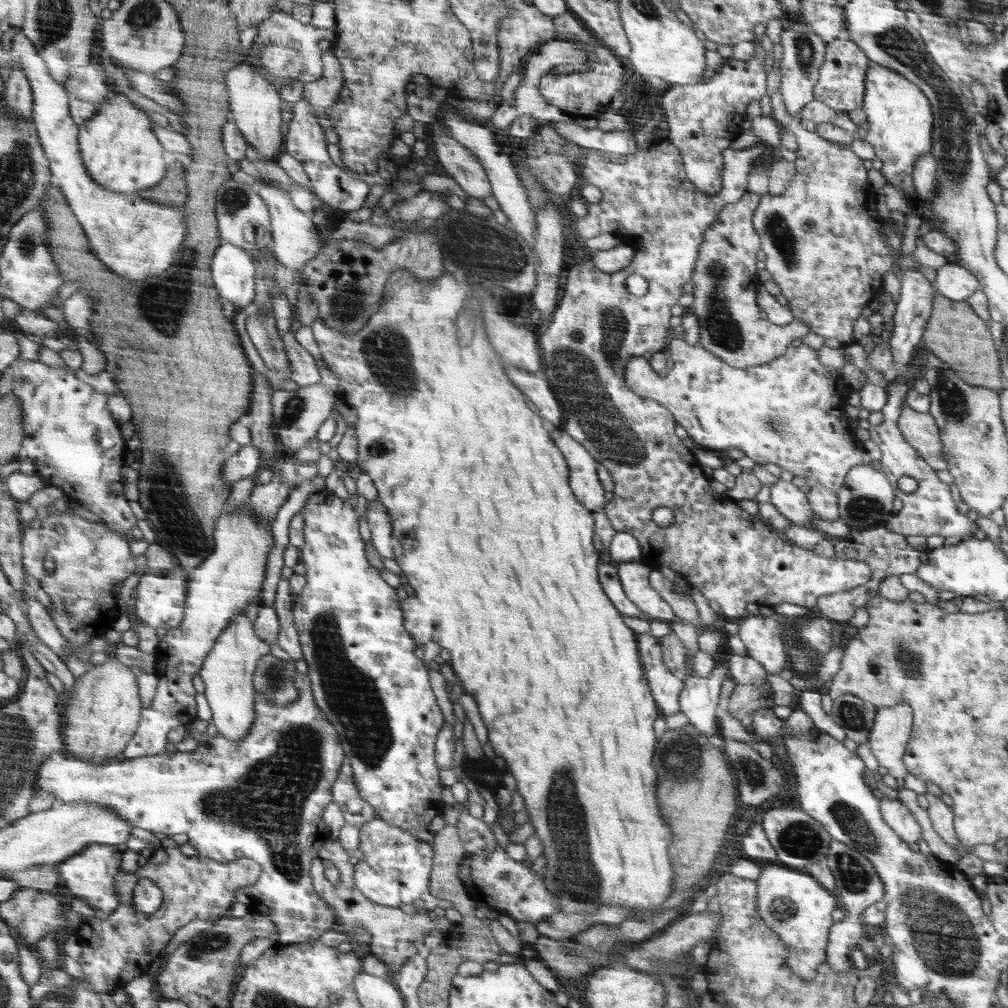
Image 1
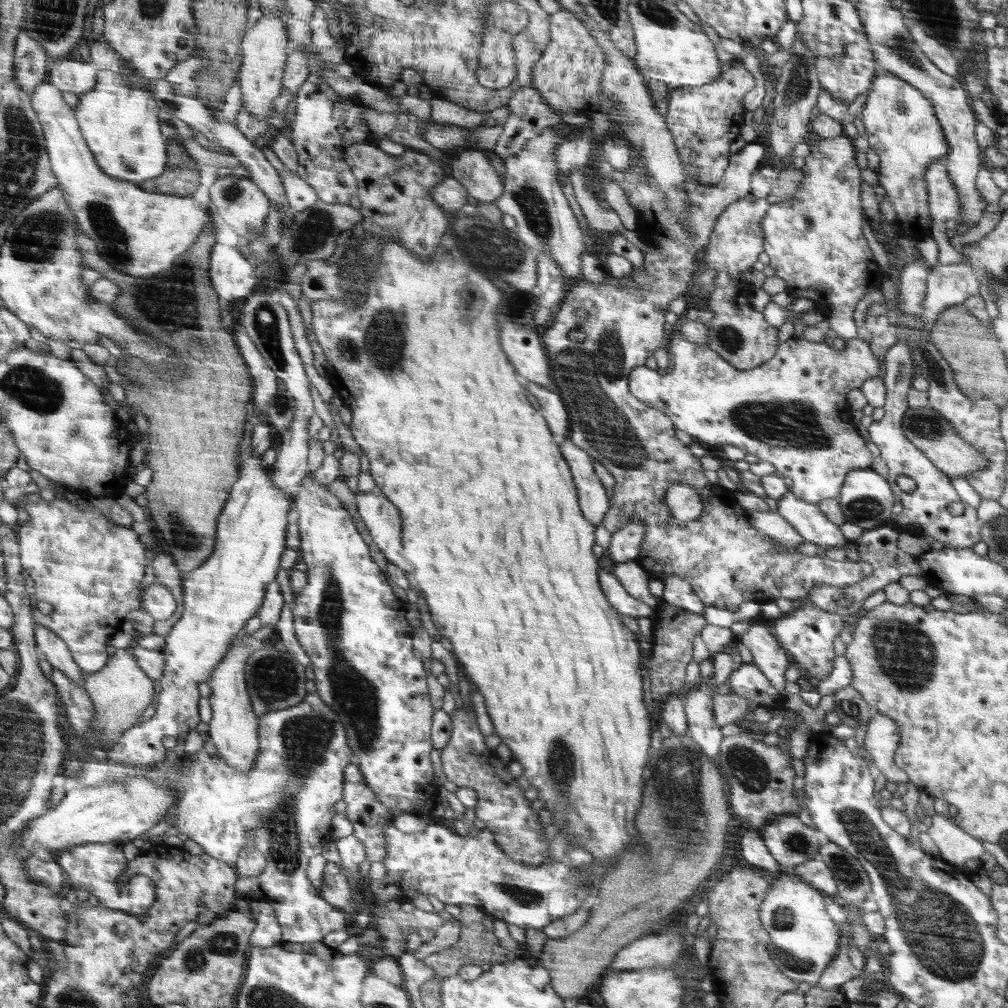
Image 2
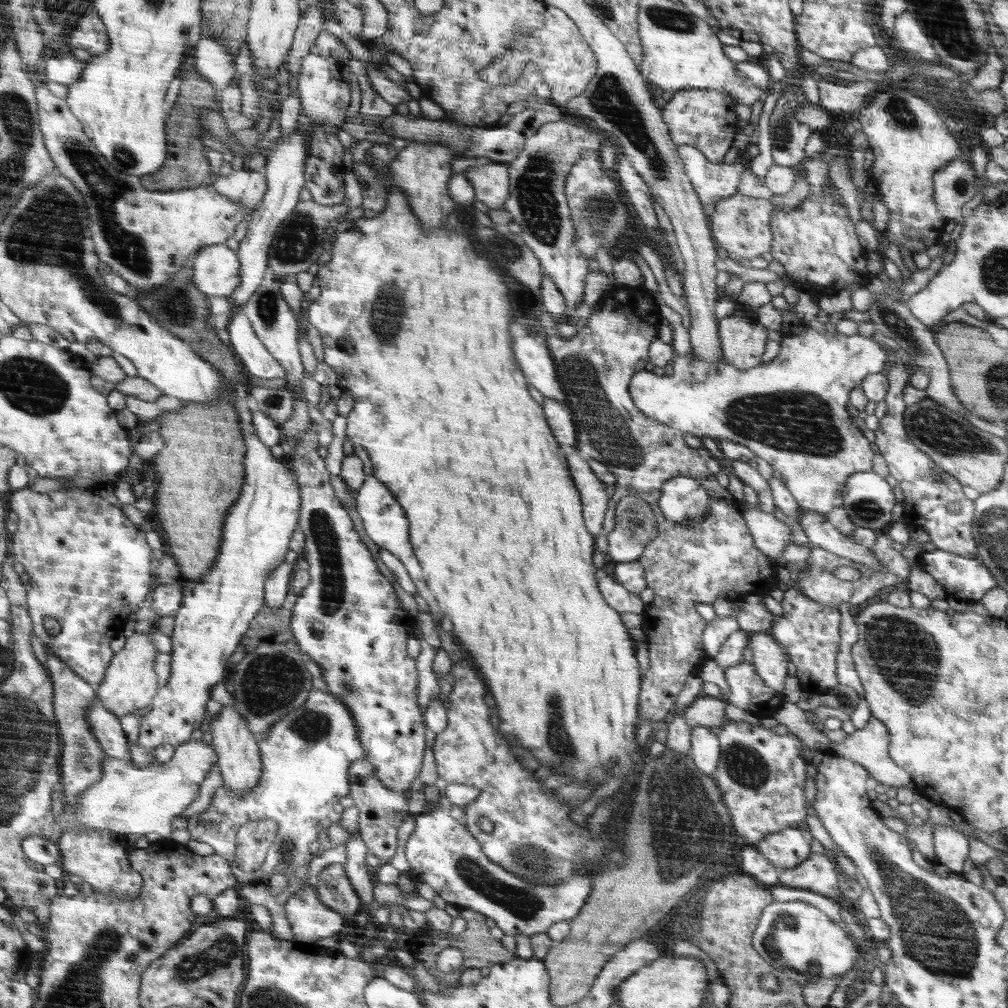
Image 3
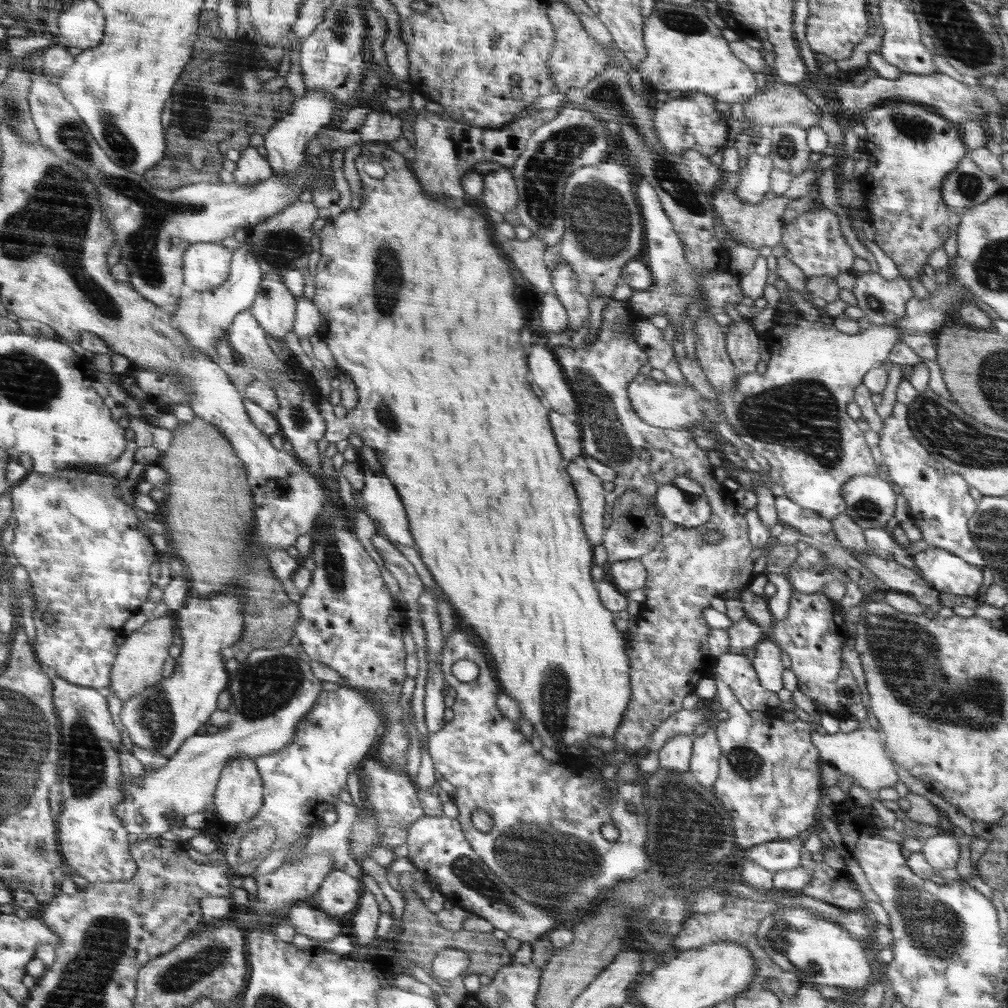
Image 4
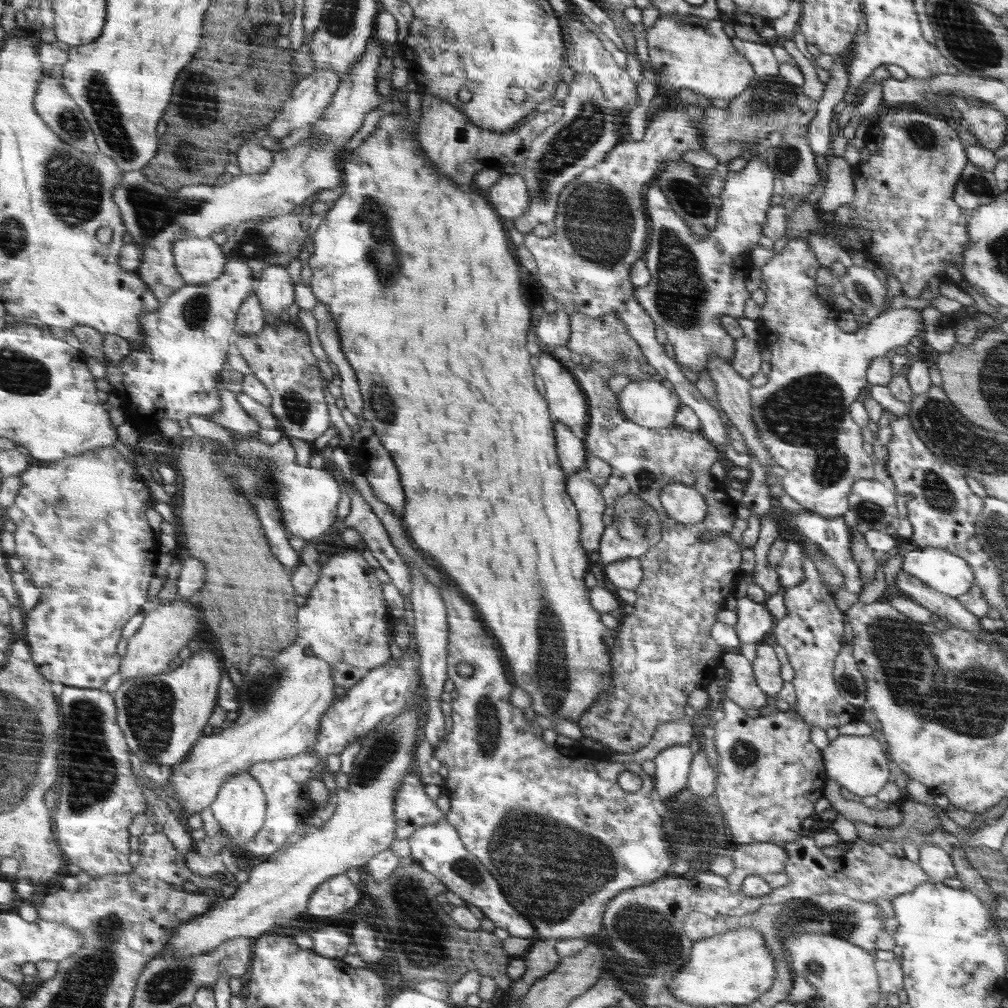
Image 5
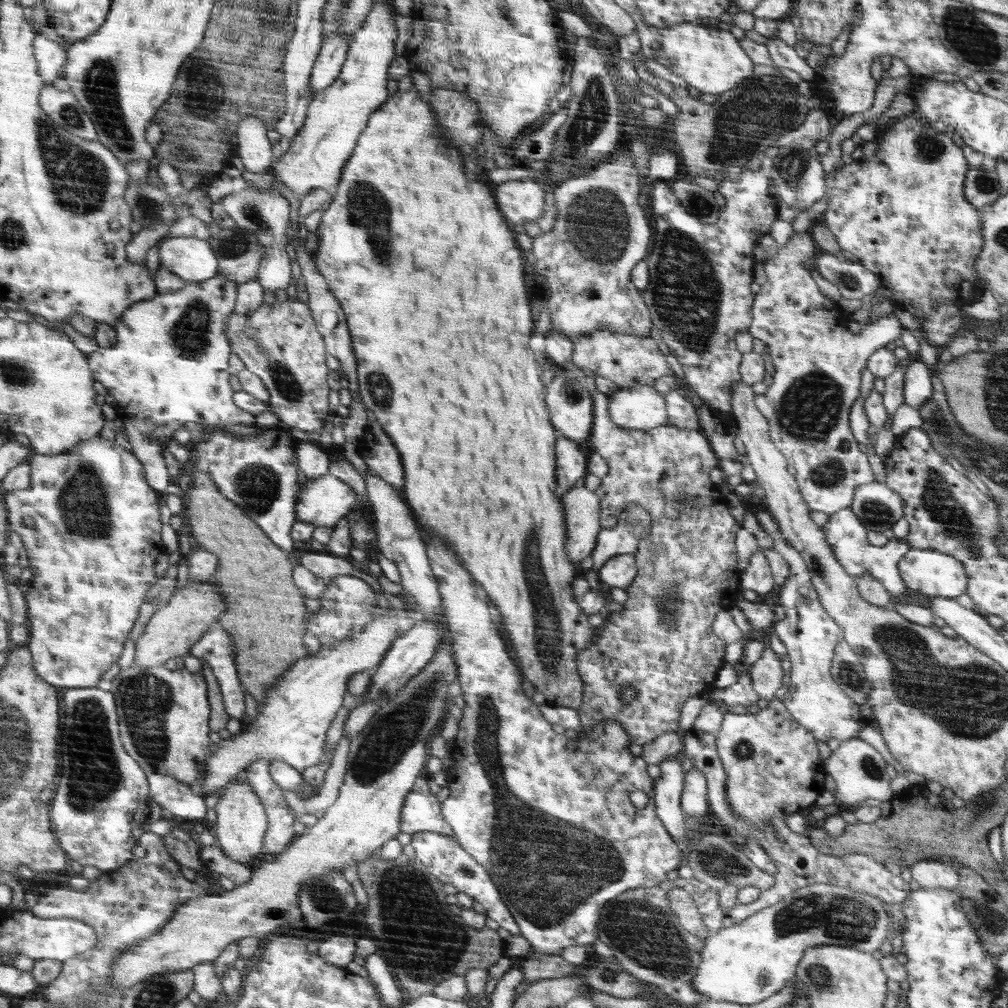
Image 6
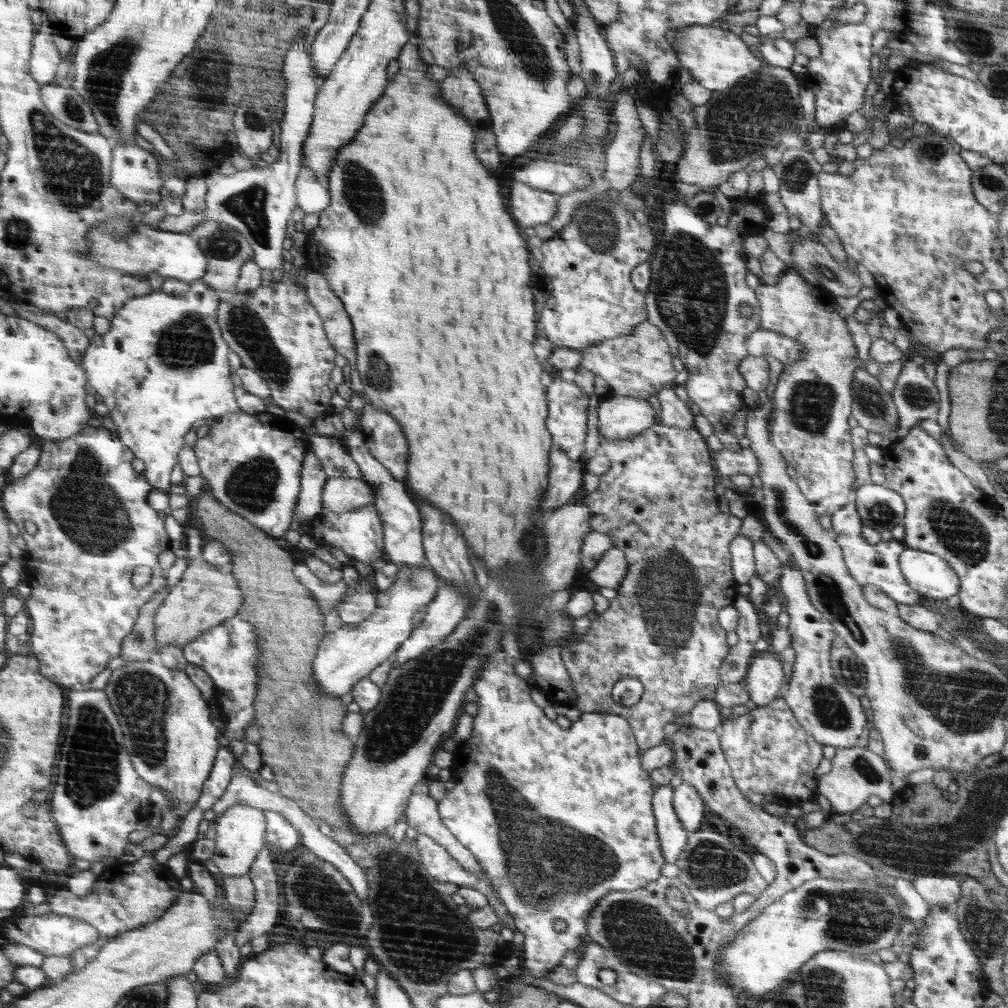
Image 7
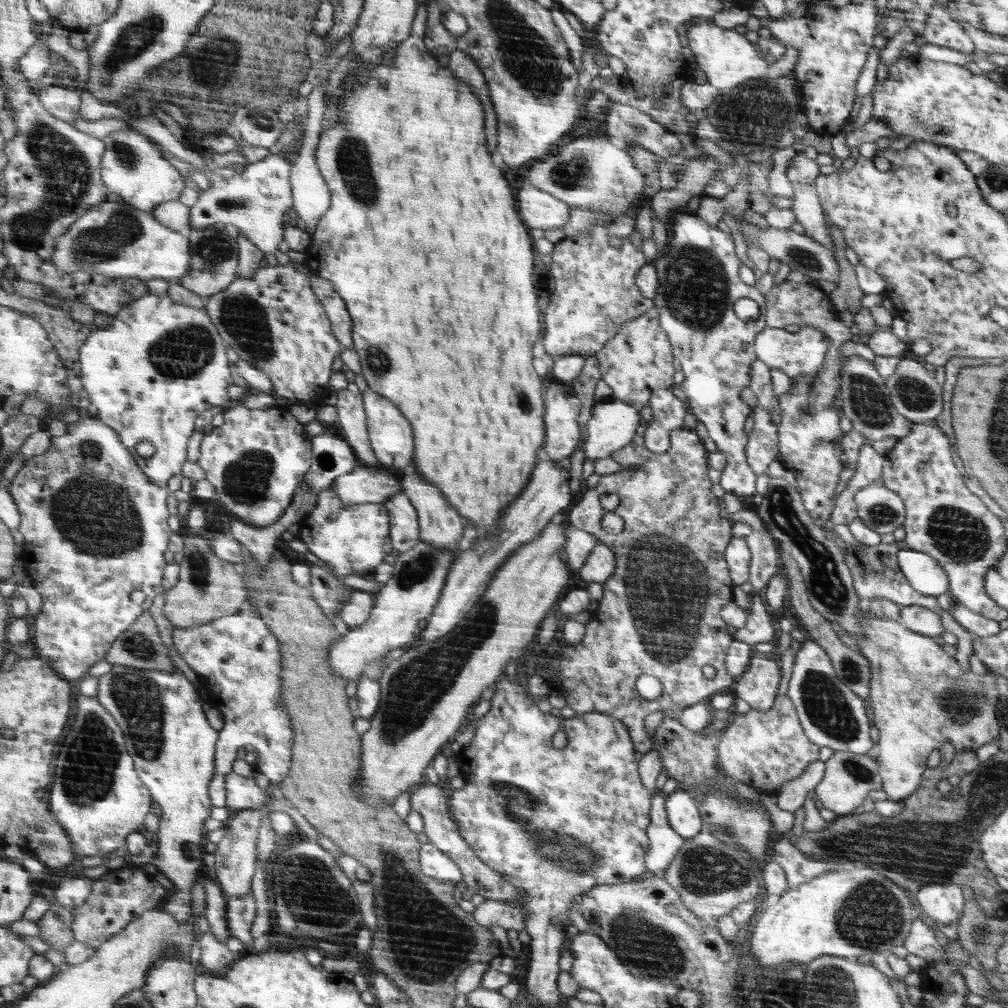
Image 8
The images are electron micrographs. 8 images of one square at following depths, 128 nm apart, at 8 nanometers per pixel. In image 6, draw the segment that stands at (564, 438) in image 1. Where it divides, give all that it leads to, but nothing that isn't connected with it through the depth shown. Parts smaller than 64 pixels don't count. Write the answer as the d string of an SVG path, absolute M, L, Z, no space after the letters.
M576 486L564 494L562 502L568 536L565 542L567 555L572 563L577 563L591 556L597 545L602 523L601 502L594 492L582 486Z

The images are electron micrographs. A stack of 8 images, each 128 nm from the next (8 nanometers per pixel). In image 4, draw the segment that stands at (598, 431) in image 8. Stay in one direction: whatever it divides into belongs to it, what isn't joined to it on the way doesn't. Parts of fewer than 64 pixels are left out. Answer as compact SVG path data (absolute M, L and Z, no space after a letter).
M638 375L628 385L627 394L636 414L652 426L670 429L690 429L691 426L702 426L706 429L710 427L715 429L721 419L715 406L688 381L685 385L681 385L674 382L657 382L650 376Z

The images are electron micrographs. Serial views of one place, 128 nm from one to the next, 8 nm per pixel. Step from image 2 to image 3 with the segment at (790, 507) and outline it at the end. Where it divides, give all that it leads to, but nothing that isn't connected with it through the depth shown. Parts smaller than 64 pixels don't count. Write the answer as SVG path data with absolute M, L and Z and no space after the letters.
M801 507L801 511L802 516L797 522L806 533L811 547L818 546L832 554L841 556L848 562L860 563L875 571L880 570L880 561L876 559L870 547L858 544L852 538L840 534L830 522L827 522L825 516L814 512L815 510Z

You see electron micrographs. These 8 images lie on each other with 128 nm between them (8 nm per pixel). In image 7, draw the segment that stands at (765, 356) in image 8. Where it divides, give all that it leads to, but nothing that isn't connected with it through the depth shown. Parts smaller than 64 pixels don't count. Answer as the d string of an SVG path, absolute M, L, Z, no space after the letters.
M756 330L746 338L750 356L771 356L787 365L795 363L802 355L803 348L793 339L771 330Z

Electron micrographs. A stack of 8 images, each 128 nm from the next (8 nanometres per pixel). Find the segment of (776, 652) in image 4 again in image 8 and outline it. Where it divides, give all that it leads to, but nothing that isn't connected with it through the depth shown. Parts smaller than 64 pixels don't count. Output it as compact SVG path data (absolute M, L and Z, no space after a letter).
M759 653L750 659L746 672L738 677L734 692L738 699L746 700L750 708L765 711L773 707L781 678L778 664L768 654Z

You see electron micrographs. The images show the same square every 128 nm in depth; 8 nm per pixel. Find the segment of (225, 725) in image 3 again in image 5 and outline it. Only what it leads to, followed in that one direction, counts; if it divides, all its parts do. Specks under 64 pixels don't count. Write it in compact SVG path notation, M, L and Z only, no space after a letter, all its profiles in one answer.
M244 771L230 777L228 782L223 784L219 797L211 809L222 826L222 830L233 837L237 848L242 848L248 841L254 839L255 834L263 828L267 810L266 794L260 782L248 771Z

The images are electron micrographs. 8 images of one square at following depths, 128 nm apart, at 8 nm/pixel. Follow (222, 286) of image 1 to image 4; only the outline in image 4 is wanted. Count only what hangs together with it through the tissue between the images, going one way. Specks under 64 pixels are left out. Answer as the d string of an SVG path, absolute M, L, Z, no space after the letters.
M197 242L184 257L185 284L196 291L214 291L232 274L235 253L216 242Z

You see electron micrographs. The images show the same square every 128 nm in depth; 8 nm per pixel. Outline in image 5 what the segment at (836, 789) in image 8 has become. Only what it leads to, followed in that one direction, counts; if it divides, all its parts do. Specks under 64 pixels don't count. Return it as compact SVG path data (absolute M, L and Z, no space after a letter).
M838 736L823 749L824 762L830 779L837 780L841 786L858 796L880 794L896 774L892 774L892 762L884 752L884 742L871 736Z

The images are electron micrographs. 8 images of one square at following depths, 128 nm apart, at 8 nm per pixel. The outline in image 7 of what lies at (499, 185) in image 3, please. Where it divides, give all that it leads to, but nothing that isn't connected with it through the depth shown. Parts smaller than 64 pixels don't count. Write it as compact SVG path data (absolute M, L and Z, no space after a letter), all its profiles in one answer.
M522 182L512 184L508 195L508 206L518 216L520 226L548 224L555 215L557 201L552 192L528 186Z

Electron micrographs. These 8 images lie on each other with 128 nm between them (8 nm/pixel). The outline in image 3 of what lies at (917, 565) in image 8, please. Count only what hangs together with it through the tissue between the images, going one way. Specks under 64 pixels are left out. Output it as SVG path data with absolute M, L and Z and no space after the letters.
M935 549L924 552L918 562L926 574L931 574L945 593L965 602L977 602L996 588L991 570L976 558Z

